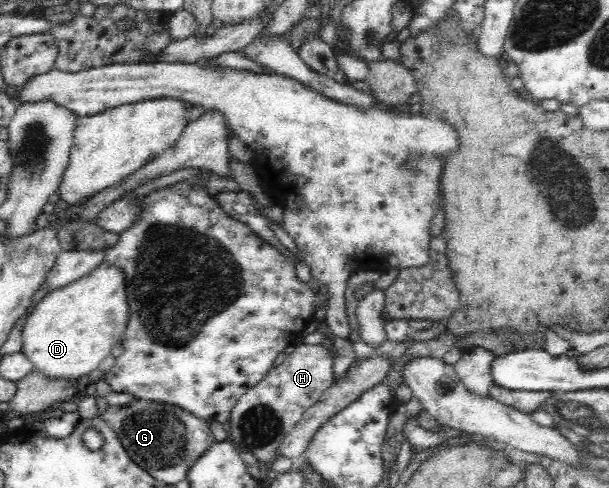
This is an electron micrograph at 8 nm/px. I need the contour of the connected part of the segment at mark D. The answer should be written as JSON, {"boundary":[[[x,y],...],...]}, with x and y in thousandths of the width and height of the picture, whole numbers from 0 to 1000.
{"boundary":[[[172,543],[80,596],[44,645],[34,672],[34,717],[53,754],[80,779],[143,770],[181,727],[207,676],[210,619],[199,553]]]}

